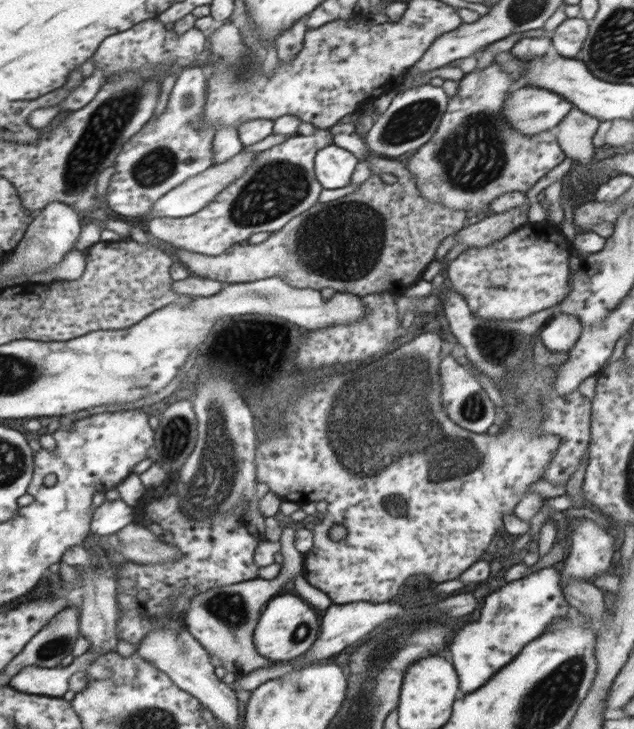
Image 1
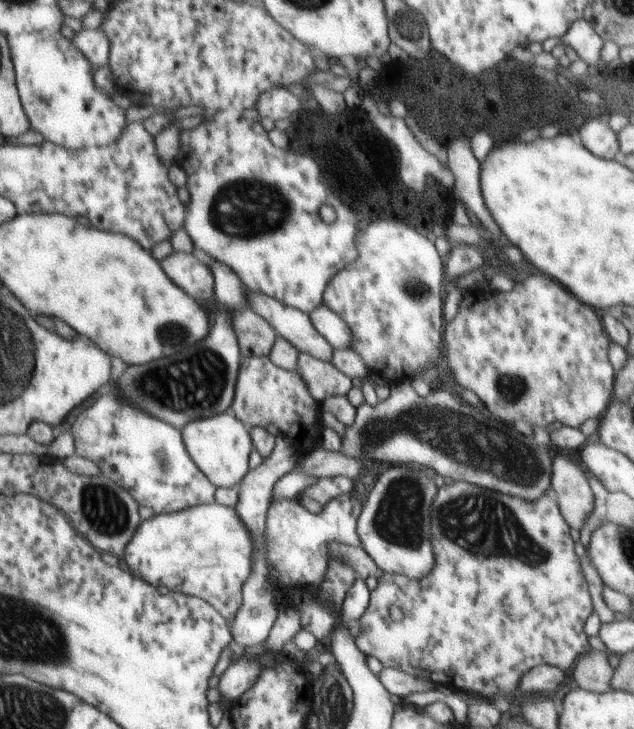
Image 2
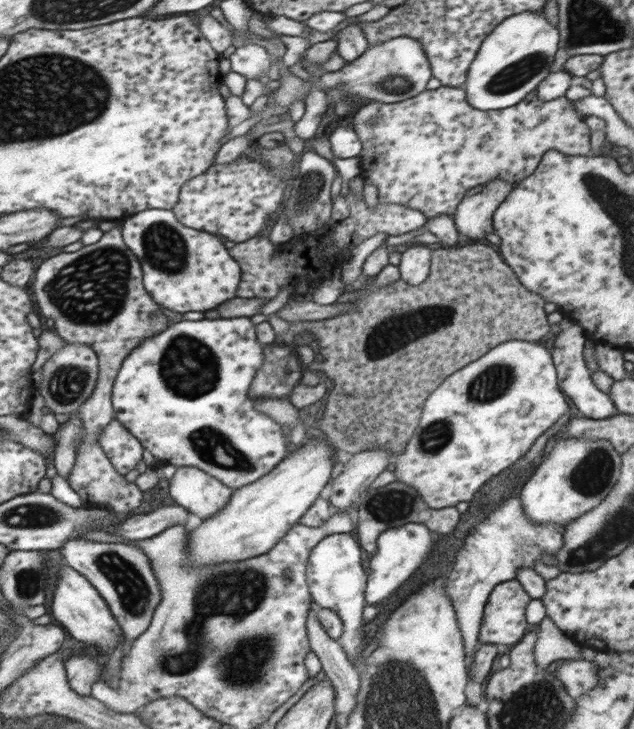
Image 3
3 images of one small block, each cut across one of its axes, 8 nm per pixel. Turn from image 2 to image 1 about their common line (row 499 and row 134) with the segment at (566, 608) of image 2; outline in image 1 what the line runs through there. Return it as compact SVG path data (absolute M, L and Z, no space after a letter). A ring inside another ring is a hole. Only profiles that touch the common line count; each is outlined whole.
M495 63L483 71L474 70L466 73L458 81L458 92L449 99L446 112L432 138L405 157L406 166L416 177L416 190L421 198L442 203L452 209L486 212L490 209L488 206L492 198L512 192L512 190L526 193L526 190L532 188L532 184L536 184L542 176L548 174L548 171L564 160L566 156L556 140L556 130L546 130L540 134L534 134L534 138L532 136L528 138L528 136L516 134L514 130L510 130L510 124L506 124L506 118L502 114L504 99L512 93L512 90L520 87L521 82L524 80L512 79L512 74L504 73L501 66Z

